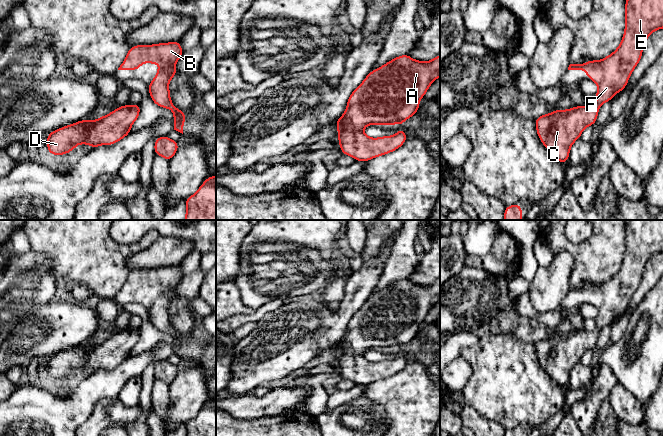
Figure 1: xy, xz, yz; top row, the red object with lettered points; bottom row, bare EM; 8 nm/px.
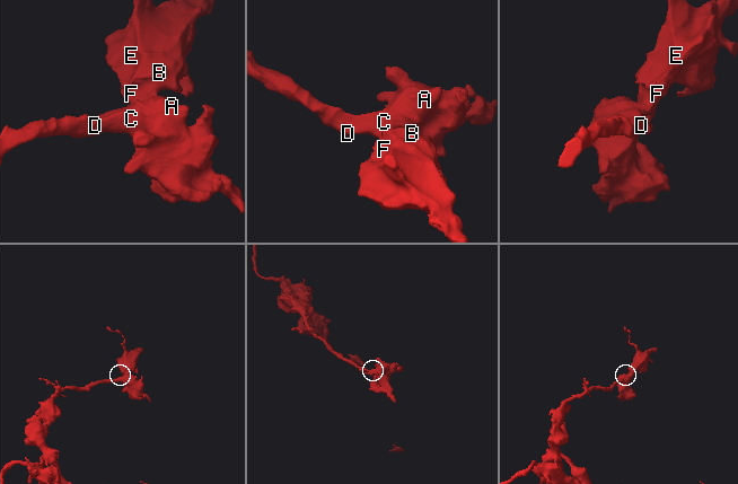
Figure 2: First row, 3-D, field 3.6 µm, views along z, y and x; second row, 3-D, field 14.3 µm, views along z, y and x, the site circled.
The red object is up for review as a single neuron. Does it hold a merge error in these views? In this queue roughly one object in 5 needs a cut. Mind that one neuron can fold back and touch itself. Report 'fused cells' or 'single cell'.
single cell

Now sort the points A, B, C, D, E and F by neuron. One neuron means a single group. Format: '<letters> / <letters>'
A B C D E F

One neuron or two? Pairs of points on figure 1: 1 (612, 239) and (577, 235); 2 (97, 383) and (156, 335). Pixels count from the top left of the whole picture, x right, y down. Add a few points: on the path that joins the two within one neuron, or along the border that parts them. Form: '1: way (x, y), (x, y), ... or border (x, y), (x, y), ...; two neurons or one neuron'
1: border (593, 230), (579, 243), (572, 243), (565, 236); two neurons
2: border (148, 350), (131, 356); two neurons

